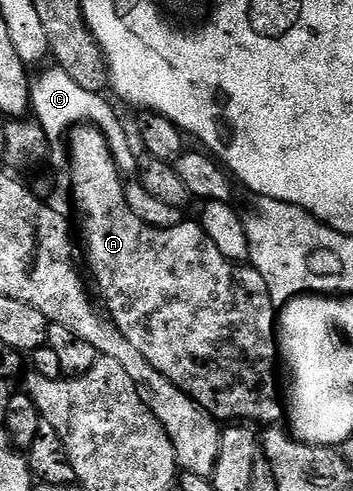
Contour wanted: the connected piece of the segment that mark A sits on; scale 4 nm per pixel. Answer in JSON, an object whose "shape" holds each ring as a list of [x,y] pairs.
{"shape":[[[77,125],[71,130],[70,173],[87,265],[107,304],[106,316],[114,321],[121,335],[216,422],[239,423],[242,417],[248,417],[259,427],[271,427],[282,417],[284,420],[285,409],[279,406],[279,385],[275,382],[277,306],[254,265],[225,259],[213,239],[205,235],[203,226],[194,220],[184,220],[182,225],[168,229],[141,223],[129,209],[124,174],[111,154],[106,135],[96,125]]]}

